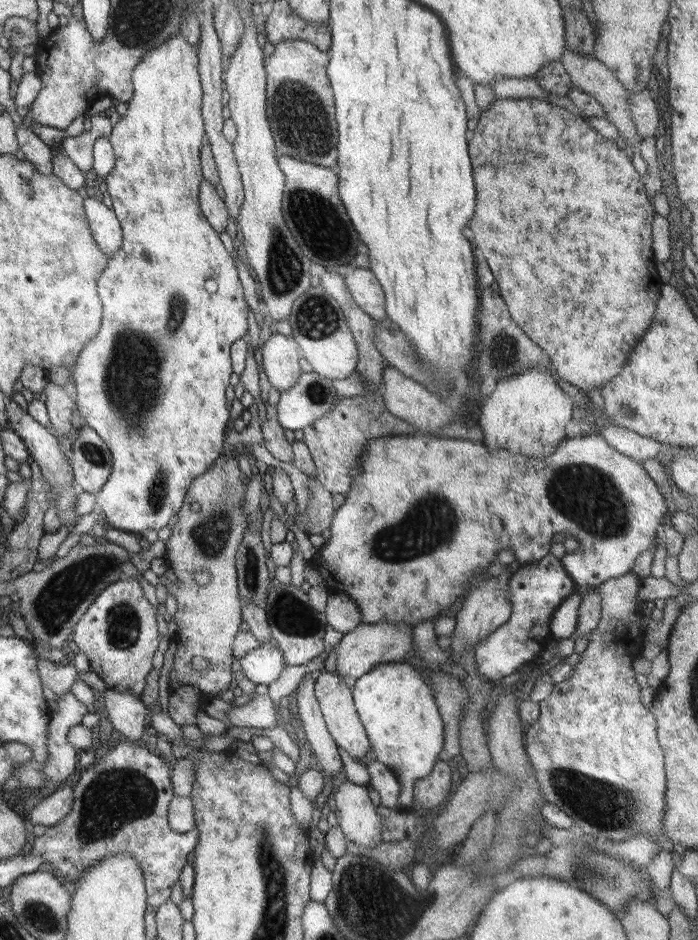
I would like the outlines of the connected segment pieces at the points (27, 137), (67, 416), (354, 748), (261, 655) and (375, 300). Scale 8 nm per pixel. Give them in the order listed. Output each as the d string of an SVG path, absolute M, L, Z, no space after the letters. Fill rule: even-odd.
M18 124L14 130L16 134L16 141L18 142L18 149L21 150L24 154L24 160L30 162L32 167L43 176L49 176L52 174L52 148L45 146L35 133L30 128L25 128L22 125Z
M48 381L44 386L45 405L50 420L50 431L55 437L67 437L71 430L74 401L63 391L63 387Z
M334 672L317 673L314 681L314 693L330 737L334 740L336 746L341 746L349 756L366 761L370 757L370 742L359 716L355 712L351 689L347 688L343 677L336 675Z
M274 643L263 647L257 646L238 660L243 676L253 686L257 684L267 686L275 682L283 670L283 664L282 652Z
M359 267L349 269L343 278L352 299L365 314L368 314L374 321L386 319L384 292L376 276L370 270Z

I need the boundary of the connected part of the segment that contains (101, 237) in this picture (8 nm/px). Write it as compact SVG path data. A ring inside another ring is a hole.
M93 196L84 199L83 208L93 240L105 256L108 258L113 256L121 248L123 241L119 221L114 212L100 201L93 199Z

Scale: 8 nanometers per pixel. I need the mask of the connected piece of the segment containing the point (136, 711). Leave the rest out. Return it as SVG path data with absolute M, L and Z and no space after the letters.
M106 689L103 702L117 737L134 743L149 740L150 733L143 726L148 710L139 697Z

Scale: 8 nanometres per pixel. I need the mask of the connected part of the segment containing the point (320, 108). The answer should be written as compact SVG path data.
M285 39L274 44L273 52L264 56L266 74L266 117L280 155L332 169L337 173L338 130L334 119L334 99L327 79L328 53L321 52L303 40Z

